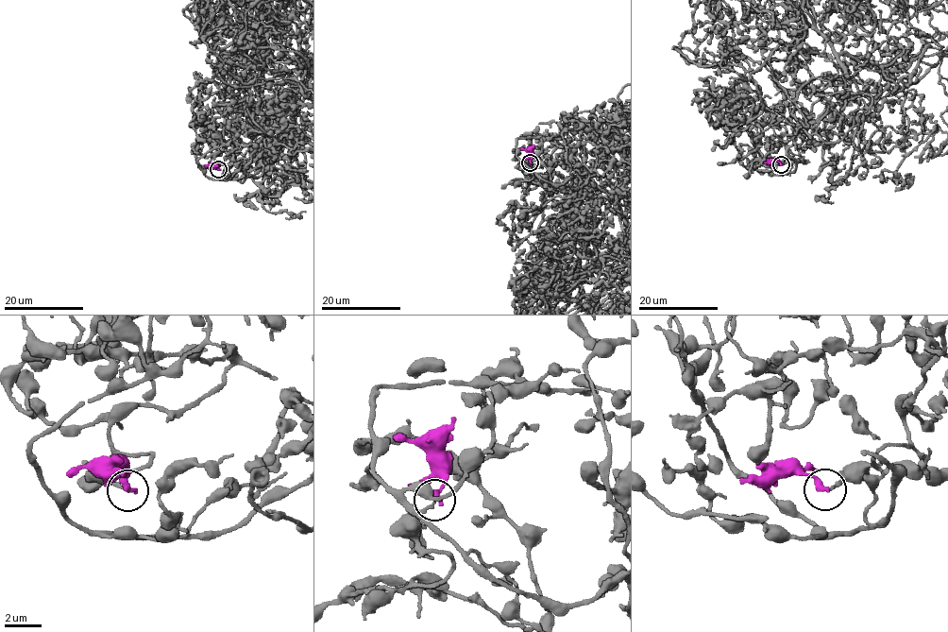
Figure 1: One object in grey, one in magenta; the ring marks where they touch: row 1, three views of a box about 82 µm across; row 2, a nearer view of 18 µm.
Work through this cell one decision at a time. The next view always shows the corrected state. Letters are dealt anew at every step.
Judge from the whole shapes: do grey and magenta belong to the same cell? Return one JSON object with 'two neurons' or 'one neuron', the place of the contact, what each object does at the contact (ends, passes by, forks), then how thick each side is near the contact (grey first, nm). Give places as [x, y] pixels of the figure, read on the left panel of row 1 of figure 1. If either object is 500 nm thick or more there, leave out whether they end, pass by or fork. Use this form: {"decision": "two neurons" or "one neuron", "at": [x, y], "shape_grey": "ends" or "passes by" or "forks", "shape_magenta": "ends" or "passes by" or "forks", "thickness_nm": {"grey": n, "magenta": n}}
{"decision": "two neurons", "at": [218, 169], "shape_grey": "ends", "shape_magenta": "ends", "thickness_nm": {"grey": 140, "magenta": 360}}

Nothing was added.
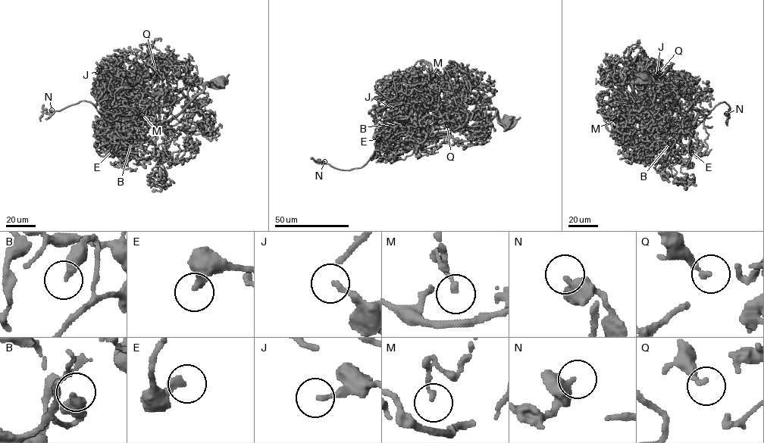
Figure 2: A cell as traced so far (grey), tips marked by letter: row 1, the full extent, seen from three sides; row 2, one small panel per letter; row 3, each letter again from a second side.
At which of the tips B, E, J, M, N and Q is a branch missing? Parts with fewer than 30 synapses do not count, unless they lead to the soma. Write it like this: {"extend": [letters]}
{"extend": []}

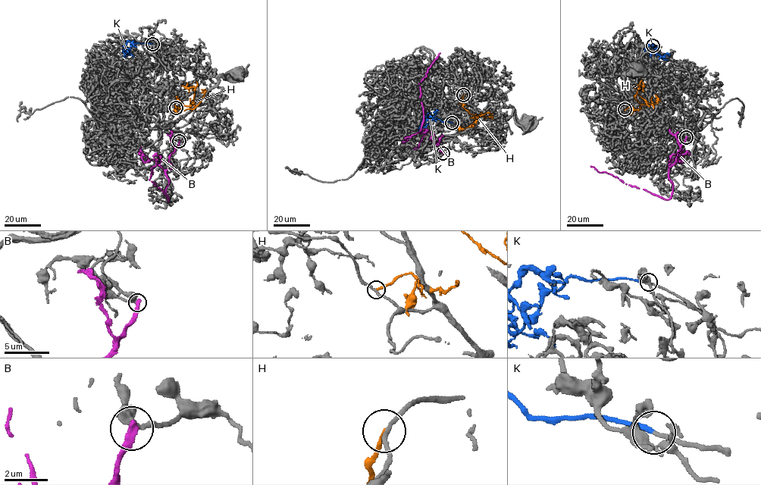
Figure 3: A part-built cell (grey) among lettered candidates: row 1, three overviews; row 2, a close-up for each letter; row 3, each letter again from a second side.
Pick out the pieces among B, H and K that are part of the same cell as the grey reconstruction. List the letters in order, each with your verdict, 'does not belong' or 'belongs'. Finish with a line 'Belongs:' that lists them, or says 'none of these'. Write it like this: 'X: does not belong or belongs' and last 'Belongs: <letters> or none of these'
B: does not belong
H: does not belong
K: belongs
Belongs: K

